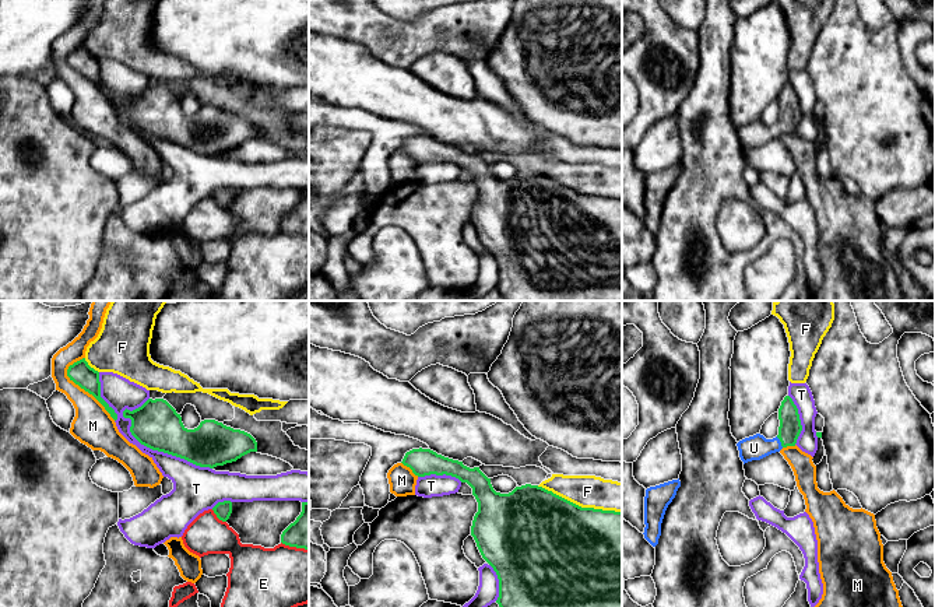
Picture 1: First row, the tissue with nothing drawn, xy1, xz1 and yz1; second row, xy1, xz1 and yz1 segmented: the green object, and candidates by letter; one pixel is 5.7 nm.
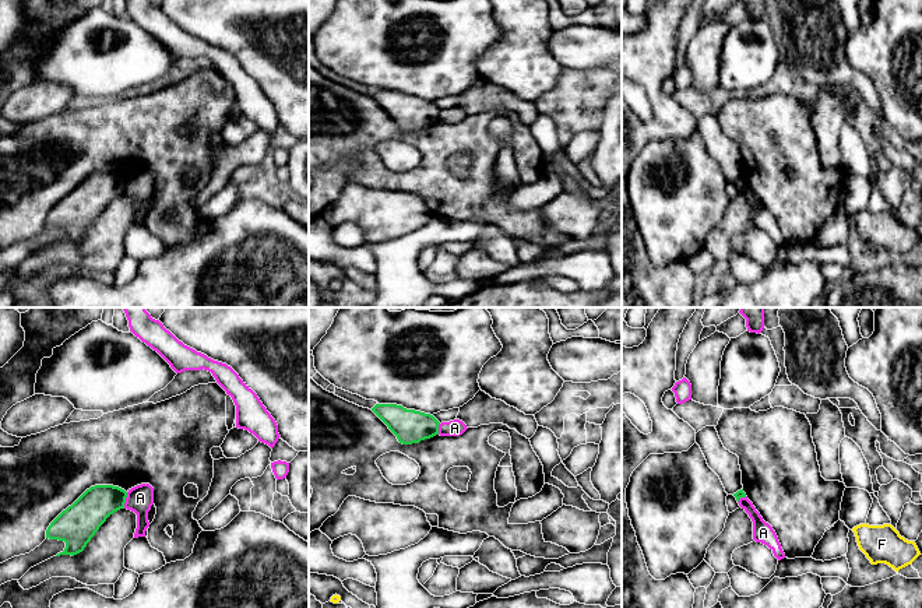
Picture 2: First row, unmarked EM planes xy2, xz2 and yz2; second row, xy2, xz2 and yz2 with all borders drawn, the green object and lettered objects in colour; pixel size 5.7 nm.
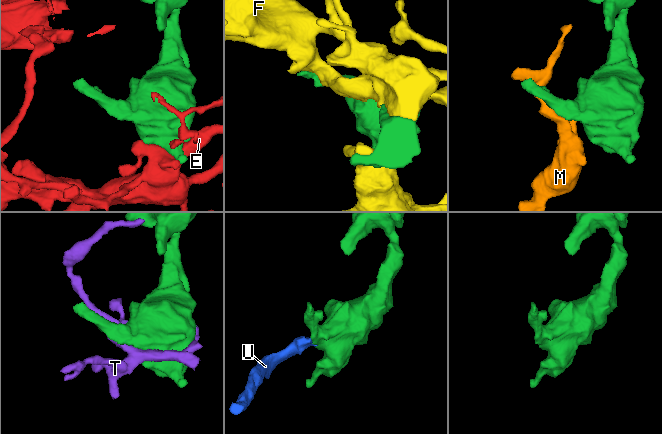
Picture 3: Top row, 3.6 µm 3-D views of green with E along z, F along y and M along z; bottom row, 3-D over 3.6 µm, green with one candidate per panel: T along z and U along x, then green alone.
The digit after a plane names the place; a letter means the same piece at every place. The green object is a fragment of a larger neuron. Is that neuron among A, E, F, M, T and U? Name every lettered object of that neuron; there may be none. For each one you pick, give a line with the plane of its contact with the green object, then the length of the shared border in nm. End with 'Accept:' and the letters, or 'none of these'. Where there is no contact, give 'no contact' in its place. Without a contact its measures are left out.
U: yz1 | 80 nm
Accept: U

